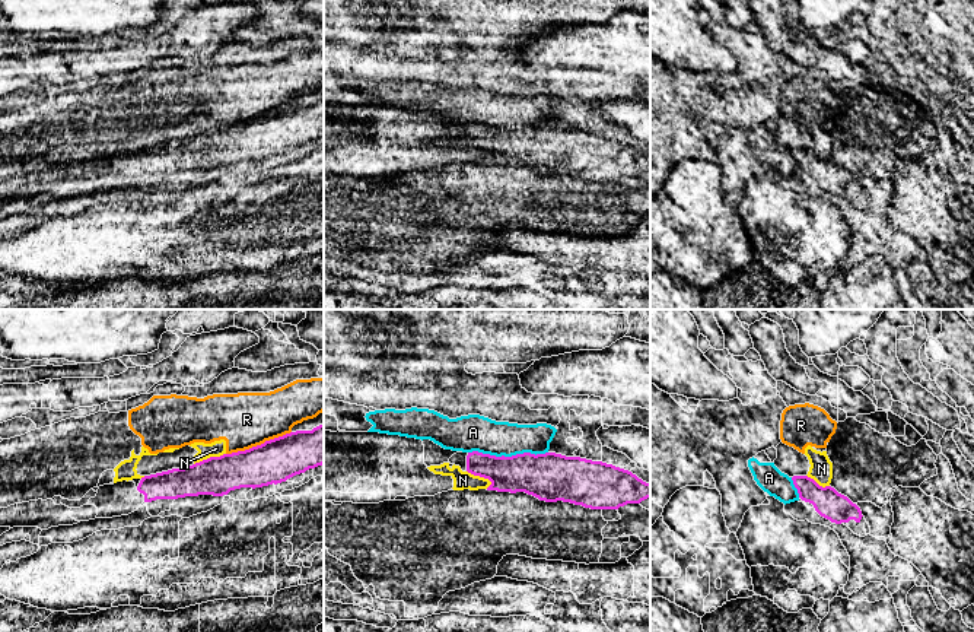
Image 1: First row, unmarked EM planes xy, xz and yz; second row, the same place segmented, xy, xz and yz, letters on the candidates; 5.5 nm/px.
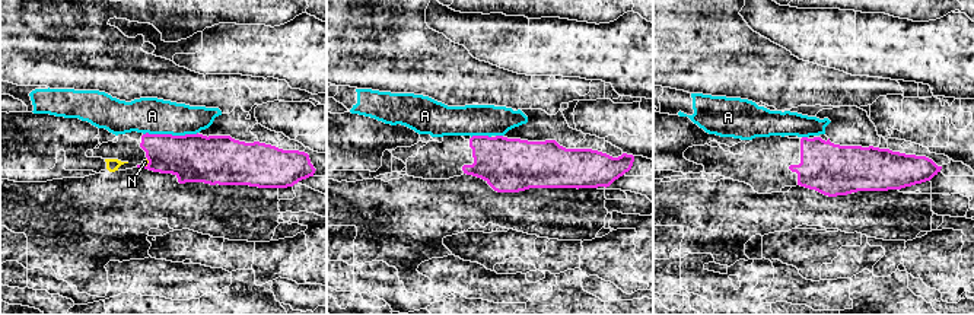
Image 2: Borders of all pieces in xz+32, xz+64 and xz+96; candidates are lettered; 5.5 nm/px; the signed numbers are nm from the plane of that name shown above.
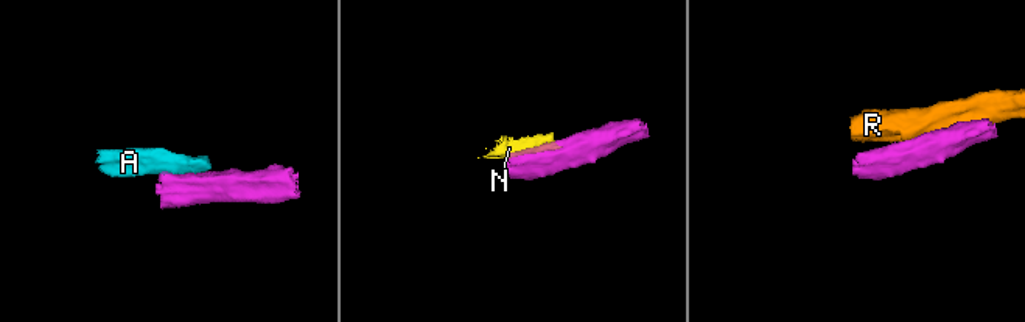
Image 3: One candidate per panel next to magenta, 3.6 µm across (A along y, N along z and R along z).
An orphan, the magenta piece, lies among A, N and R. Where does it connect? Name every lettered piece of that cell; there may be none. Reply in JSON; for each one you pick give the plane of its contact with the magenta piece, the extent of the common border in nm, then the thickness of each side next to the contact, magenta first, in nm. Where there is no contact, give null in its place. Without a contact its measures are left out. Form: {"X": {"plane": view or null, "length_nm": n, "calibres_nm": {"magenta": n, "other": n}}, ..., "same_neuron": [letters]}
{"same_neuron": []}

